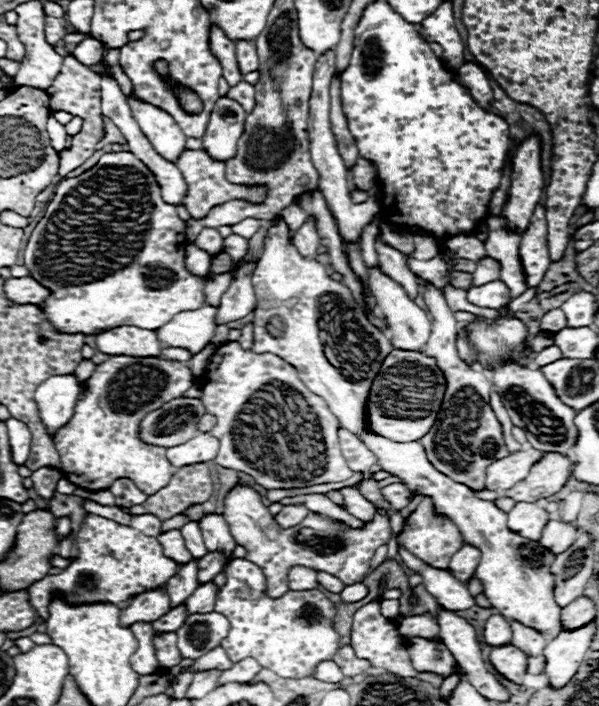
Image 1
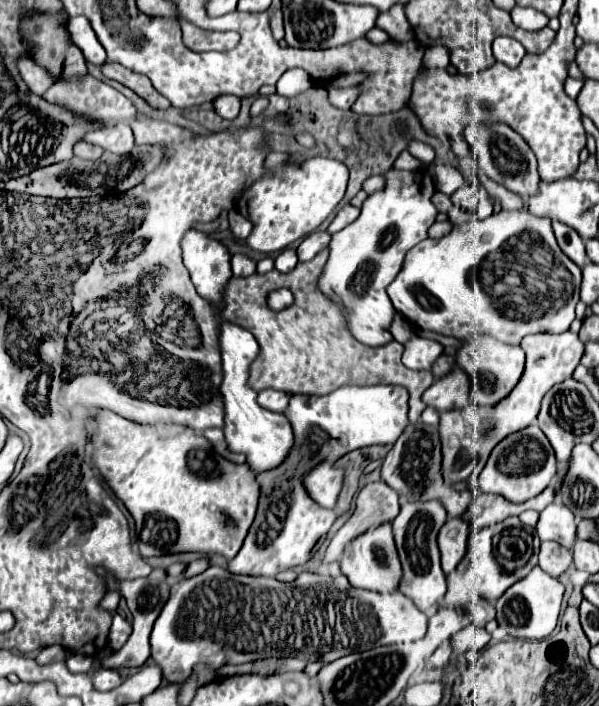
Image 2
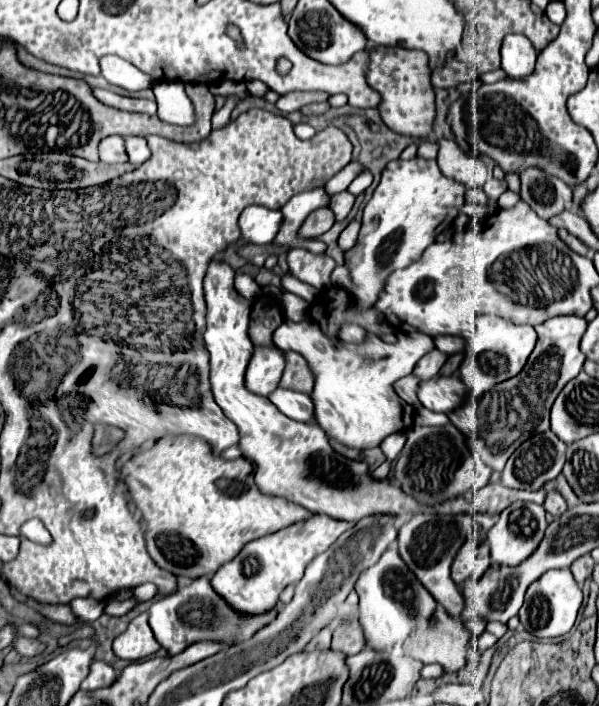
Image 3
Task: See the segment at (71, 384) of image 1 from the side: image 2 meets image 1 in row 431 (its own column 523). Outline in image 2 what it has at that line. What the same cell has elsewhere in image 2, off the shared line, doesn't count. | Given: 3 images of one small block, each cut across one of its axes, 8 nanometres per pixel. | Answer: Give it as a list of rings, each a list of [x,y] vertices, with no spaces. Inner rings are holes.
[[[498,36],[492,44],[492,52],[494,52],[494,58],[498,62],[506,64],[508,68],[516,68],[520,64],[520,60],[526,56],[524,46],[510,36]]]

